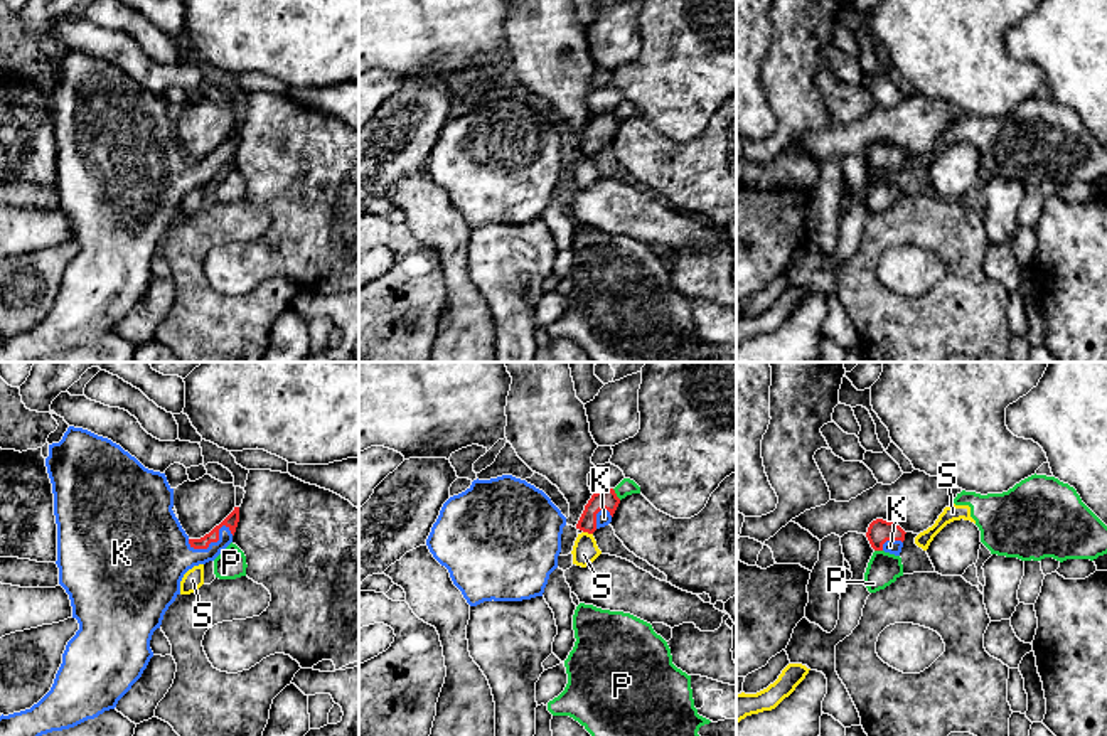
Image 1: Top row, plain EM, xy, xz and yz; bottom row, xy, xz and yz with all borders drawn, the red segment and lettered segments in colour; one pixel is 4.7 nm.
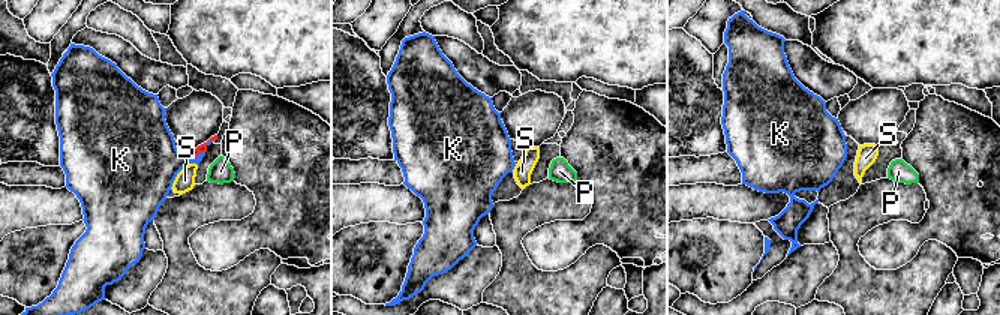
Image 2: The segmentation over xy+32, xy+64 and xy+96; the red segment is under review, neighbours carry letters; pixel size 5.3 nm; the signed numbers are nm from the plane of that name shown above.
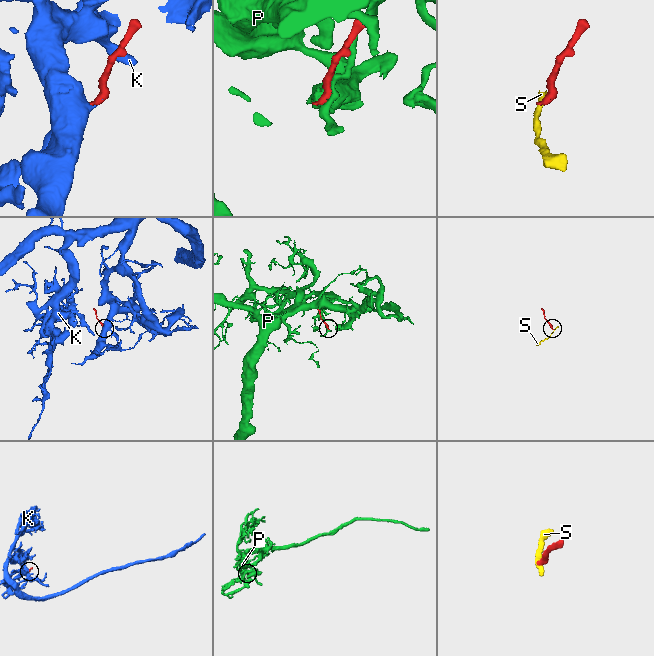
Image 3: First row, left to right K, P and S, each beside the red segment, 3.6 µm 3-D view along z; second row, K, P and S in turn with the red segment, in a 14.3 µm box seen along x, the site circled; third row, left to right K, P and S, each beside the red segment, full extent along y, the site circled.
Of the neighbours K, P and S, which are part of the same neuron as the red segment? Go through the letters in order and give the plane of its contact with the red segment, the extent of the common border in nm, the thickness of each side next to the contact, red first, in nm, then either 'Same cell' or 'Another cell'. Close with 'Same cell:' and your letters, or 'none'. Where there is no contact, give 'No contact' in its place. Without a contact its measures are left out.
K: Touches red in xy. Shared border 220 nm. Thickness 70 nm (red) against 260 nm. Same cell
P: Touches red in xz. Shared border 70 nm. Thickness 100 nm (red) against 80 nm. Another cell
S: Touches red in xz. Shared border 50 nm. Thickness 100 nm (red) against 120 nm. Another cell
Same cell: K

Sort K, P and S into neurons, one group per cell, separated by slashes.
K / P S

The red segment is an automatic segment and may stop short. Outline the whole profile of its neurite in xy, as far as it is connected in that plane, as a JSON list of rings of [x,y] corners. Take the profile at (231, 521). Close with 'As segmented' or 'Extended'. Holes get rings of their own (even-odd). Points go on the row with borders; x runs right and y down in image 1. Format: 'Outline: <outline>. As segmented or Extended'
Outline: [[[69,426],[59,443],[49,445],[45,467],[54,493],[59,584],[69,595],[72,618],[78,620],[79,630],[66,645],[51,691],[30,709],[2,714],[0,736],[42,736],[74,728],[115,709],[153,657],[152,635],[180,595],[184,574],[194,566],[214,561],[233,542],[239,522],[239,507],[234,507],[209,534],[190,539],[172,510],[174,488],[165,473],[145,468],[120,445],[83,428]]]. Extended

